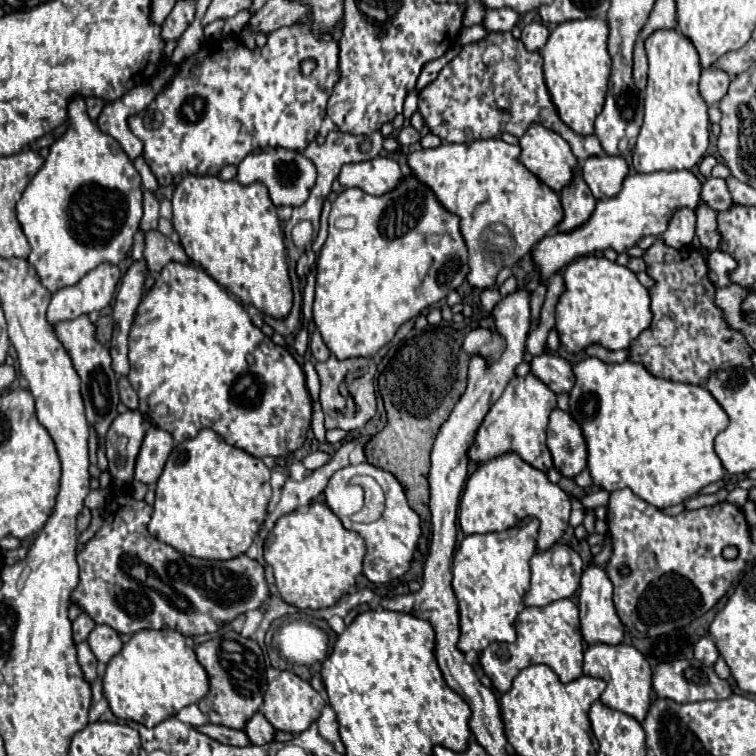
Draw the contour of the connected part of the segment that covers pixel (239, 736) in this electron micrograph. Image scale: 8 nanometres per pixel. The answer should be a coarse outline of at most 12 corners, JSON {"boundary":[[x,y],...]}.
{"boundary":[[212,725],[196,727],[224,745],[250,745],[242,731]]}

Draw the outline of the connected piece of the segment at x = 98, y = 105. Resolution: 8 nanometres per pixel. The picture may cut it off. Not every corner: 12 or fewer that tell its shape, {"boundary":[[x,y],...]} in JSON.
{"boundary":[[98,97],[86,99],[88,117],[98,119],[104,101]]}

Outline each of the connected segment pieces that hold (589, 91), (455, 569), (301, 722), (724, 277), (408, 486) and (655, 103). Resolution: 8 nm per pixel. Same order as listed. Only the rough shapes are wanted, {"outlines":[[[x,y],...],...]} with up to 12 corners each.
{"outlines":[[[604,19],[560,23],[540,55],[558,117],[594,133],[610,79]],[[538,519],[456,549],[458,649],[516,639]],[[282,671],[260,713],[274,729],[298,735],[320,717],[324,697]],[[708,251],[712,283],[732,285],[730,273],[738,267],[730,253]],[[464,333],[406,339],[366,447],[428,527],[430,449],[466,389]],[[672,29],[650,69],[632,165],[692,169],[710,143],[698,53]]]}

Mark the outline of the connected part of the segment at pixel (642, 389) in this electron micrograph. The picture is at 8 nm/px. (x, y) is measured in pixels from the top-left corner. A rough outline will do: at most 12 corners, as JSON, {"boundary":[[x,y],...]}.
{"boundary":[[576,363],[588,471],[664,509],[726,475],[728,415],[640,363]]}

